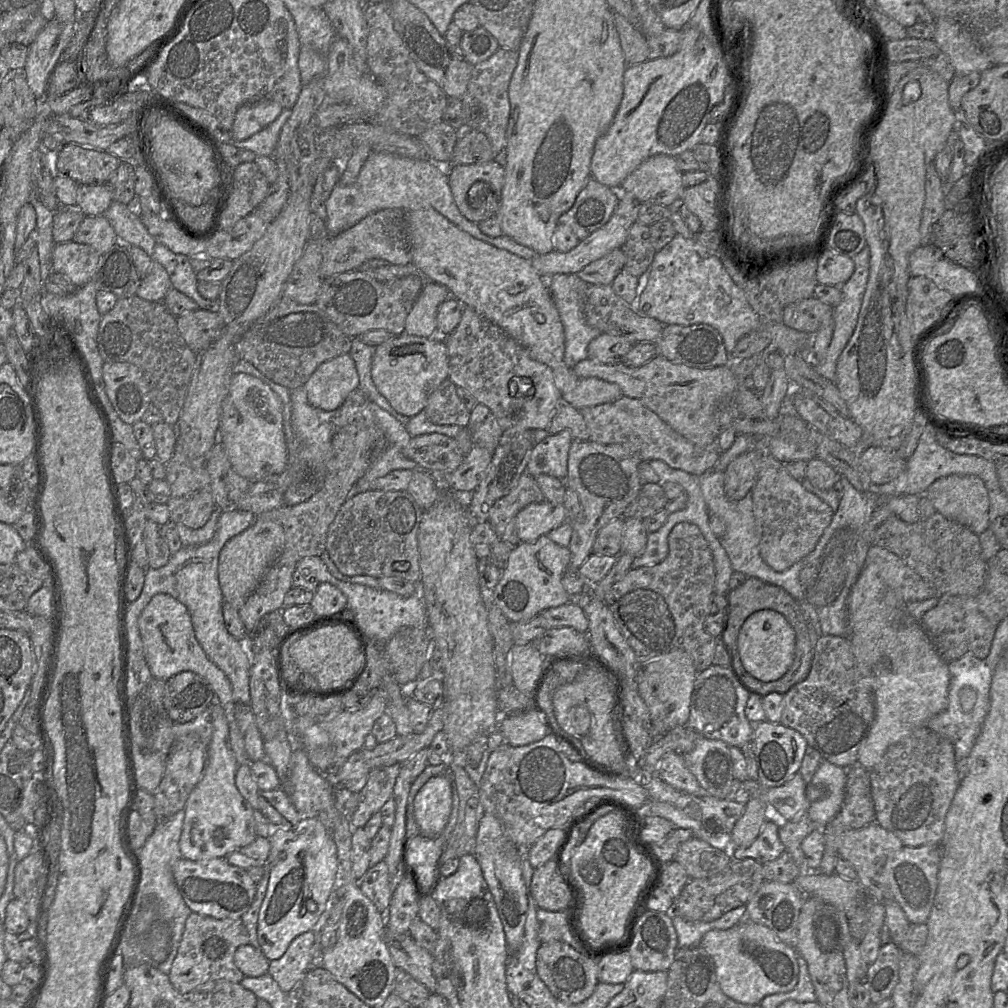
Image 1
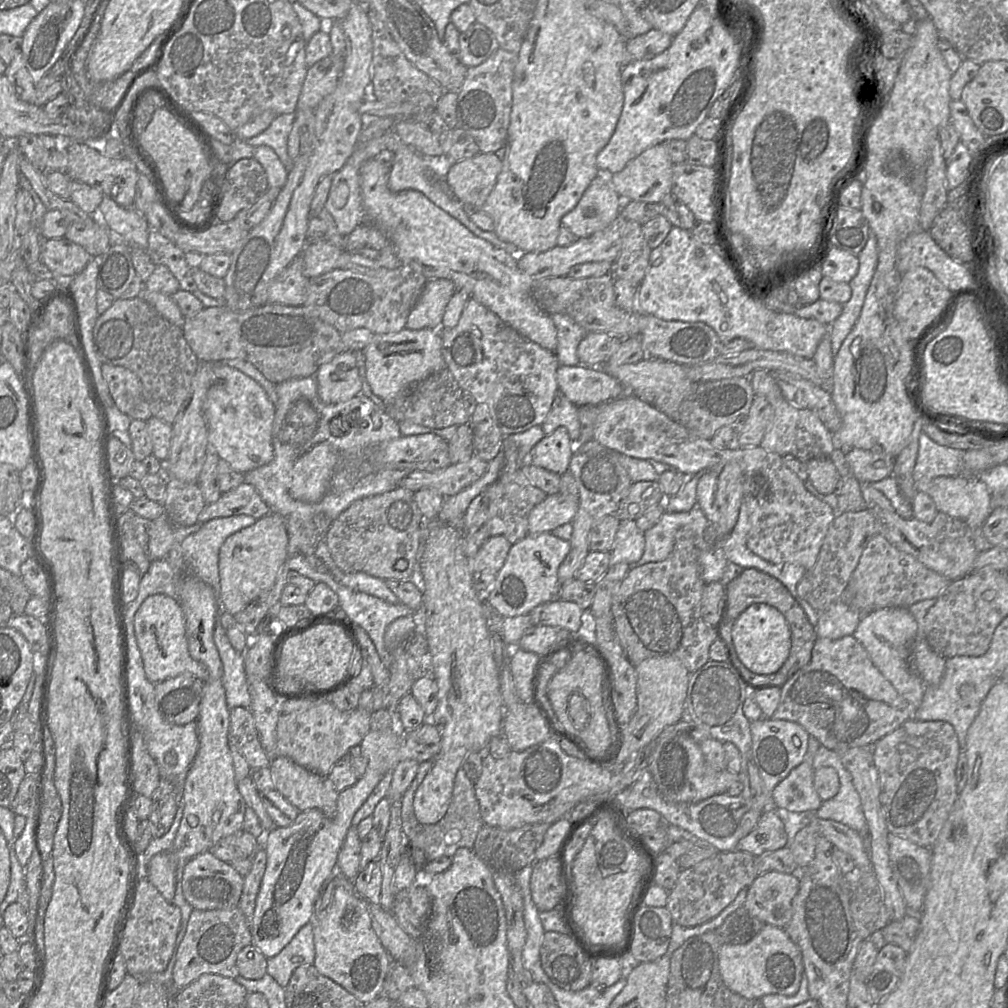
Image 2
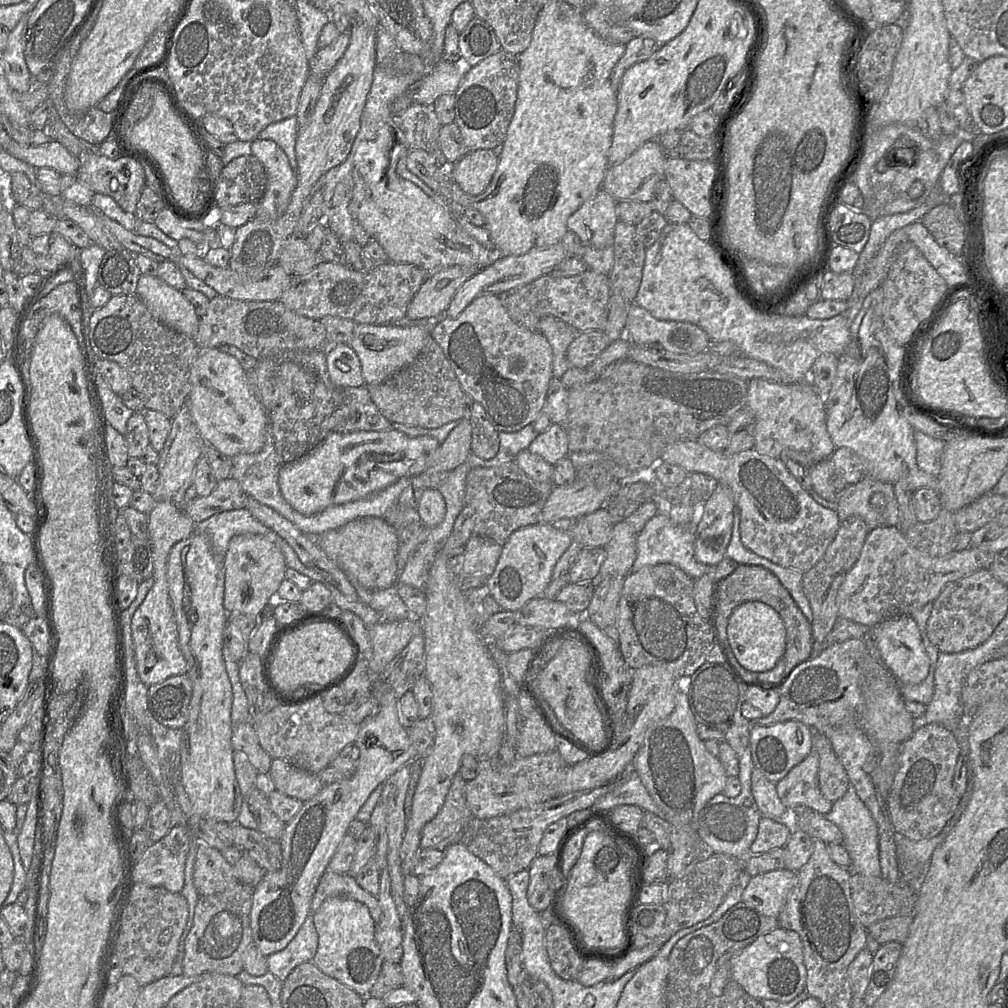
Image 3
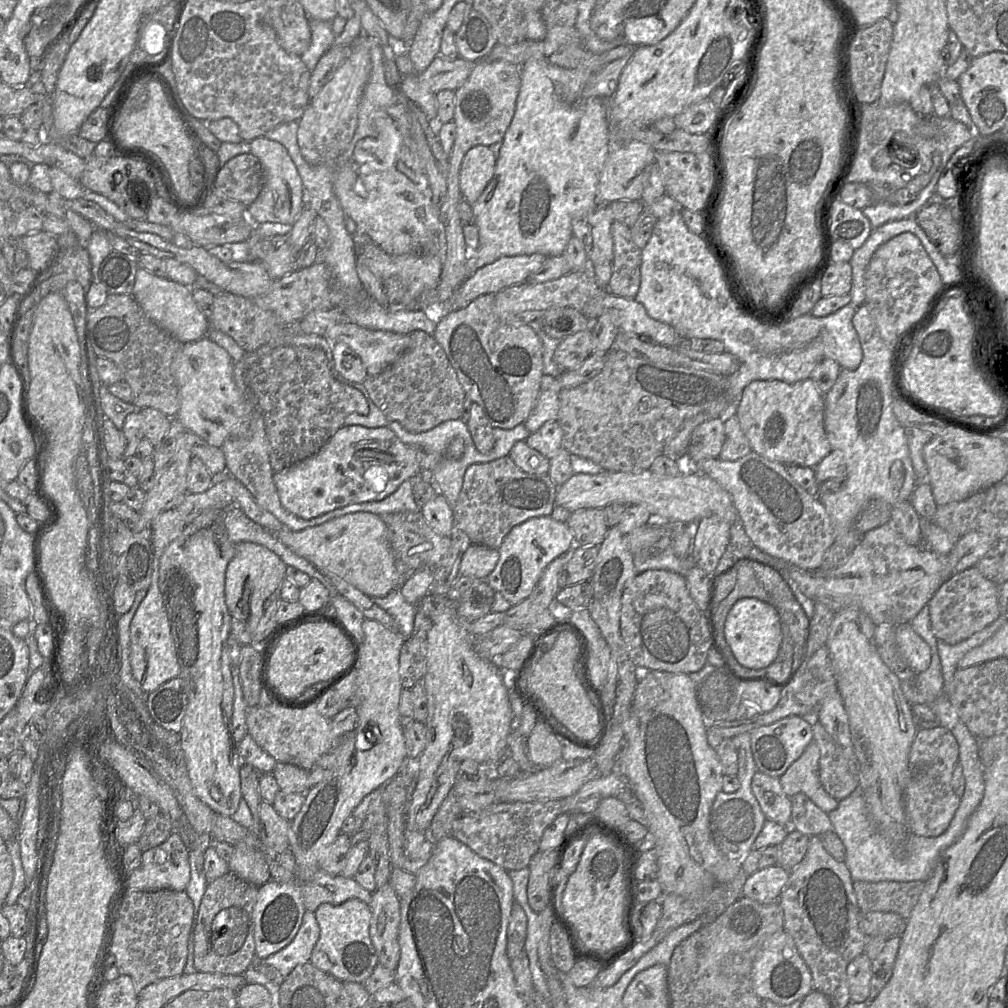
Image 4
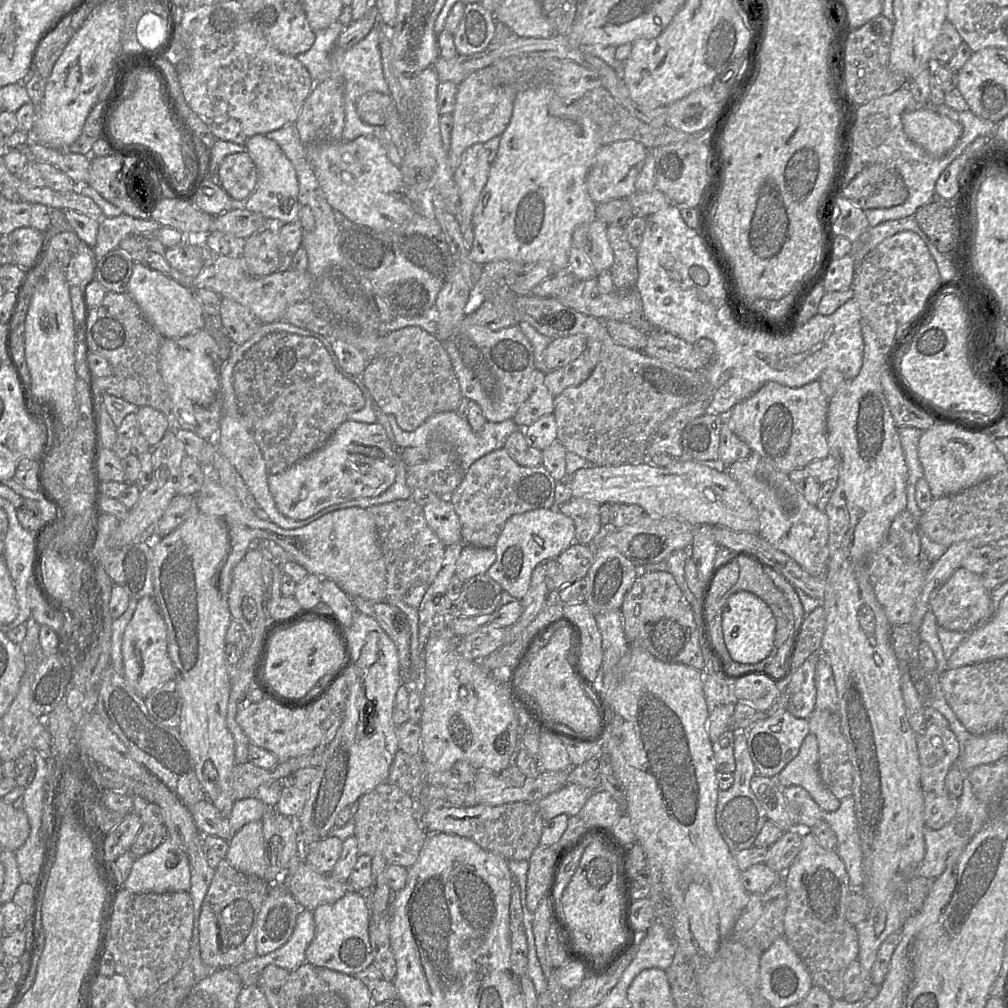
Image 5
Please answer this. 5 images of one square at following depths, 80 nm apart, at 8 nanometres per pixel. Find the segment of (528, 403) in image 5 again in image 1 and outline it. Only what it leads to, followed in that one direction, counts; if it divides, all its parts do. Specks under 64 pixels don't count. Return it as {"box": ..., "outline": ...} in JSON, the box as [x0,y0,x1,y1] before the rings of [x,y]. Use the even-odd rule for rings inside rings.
{"box":[547,397,590,441],"outline":[[[560,397],[547,431],[550,434],[555,434],[562,430],[570,431],[573,439],[586,441],[590,438],[589,429],[580,410]]]}

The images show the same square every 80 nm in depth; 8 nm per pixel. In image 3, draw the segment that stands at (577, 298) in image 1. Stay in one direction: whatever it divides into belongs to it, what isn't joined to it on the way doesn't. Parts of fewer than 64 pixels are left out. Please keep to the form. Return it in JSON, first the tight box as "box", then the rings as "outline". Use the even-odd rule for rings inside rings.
{"box":[537,315,579,378],"outline":[[[546,315],[538,318],[537,331],[548,341],[553,352],[552,374],[561,378],[572,365],[567,359],[567,348],[579,333],[565,321]]]}

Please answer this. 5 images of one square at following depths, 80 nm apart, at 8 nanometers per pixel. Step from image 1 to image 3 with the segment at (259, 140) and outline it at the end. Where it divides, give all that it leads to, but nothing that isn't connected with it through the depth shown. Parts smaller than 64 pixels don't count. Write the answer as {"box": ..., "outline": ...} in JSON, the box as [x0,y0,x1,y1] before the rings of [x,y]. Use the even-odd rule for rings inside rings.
{"box":[256,116,298,169],"outline":[[[295,116],[288,117],[281,121],[268,125],[261,131],[256,139],[273,140],[287,155],[291,167],[297,169],[295,153],[296,140],[298,135],[298,124]]]}

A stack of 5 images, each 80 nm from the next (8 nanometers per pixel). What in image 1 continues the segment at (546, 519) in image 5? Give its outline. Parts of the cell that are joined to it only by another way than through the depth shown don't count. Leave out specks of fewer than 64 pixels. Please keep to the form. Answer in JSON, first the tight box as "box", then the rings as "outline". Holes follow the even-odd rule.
{"box":[485,535,571,622],"outline":[[[541,535],[532,542],[520,542],[510,552],[498,584],[491,592],[485,592],[512,622],[530,620],[542,611],[571,601],[562,584],[562,578],[570,562],[570,550]]]}

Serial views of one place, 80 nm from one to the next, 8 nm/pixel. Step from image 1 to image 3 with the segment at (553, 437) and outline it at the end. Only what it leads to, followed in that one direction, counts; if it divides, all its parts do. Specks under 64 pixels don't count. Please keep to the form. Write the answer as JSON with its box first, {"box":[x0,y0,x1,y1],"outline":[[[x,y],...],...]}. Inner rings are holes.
{"box":[528,424,569,465],"outline":[[[553,424],[546,431],[538,433],[528,447],[531,453],[555,465],[561,458],[569,455],[568,436],[565,427]]]}

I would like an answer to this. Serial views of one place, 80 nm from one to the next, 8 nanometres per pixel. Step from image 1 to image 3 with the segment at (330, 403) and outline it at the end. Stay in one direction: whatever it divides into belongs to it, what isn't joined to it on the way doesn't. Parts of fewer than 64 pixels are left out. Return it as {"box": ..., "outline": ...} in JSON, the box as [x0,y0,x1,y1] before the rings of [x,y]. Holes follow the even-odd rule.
{"box":[326,344,366,388],"outline":[[[348,344],[333,345],[326,353],[326,363],[330,381],[334,386],[345,388],[366,384],[360,360]]]}

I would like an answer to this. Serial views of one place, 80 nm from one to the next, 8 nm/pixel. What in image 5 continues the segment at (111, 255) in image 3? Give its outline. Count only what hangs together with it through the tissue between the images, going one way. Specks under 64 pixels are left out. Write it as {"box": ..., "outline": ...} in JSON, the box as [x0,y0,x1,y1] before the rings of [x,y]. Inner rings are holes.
{"box":[96,248,134,293],"outline":[[[119,248],[104,255],[97,266],[96,280],[106,292],[127,293],[134,261]]]}

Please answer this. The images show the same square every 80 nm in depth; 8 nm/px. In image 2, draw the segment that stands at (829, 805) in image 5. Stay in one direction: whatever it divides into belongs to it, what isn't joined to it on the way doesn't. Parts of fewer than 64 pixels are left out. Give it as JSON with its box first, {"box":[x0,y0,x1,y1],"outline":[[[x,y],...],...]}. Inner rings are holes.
{"box":[772,762,823,814],"outline":[[[801,762],[772,791],[772,805],[792,813],[814,814],[823,801],[814,787],[812,763]]]}

